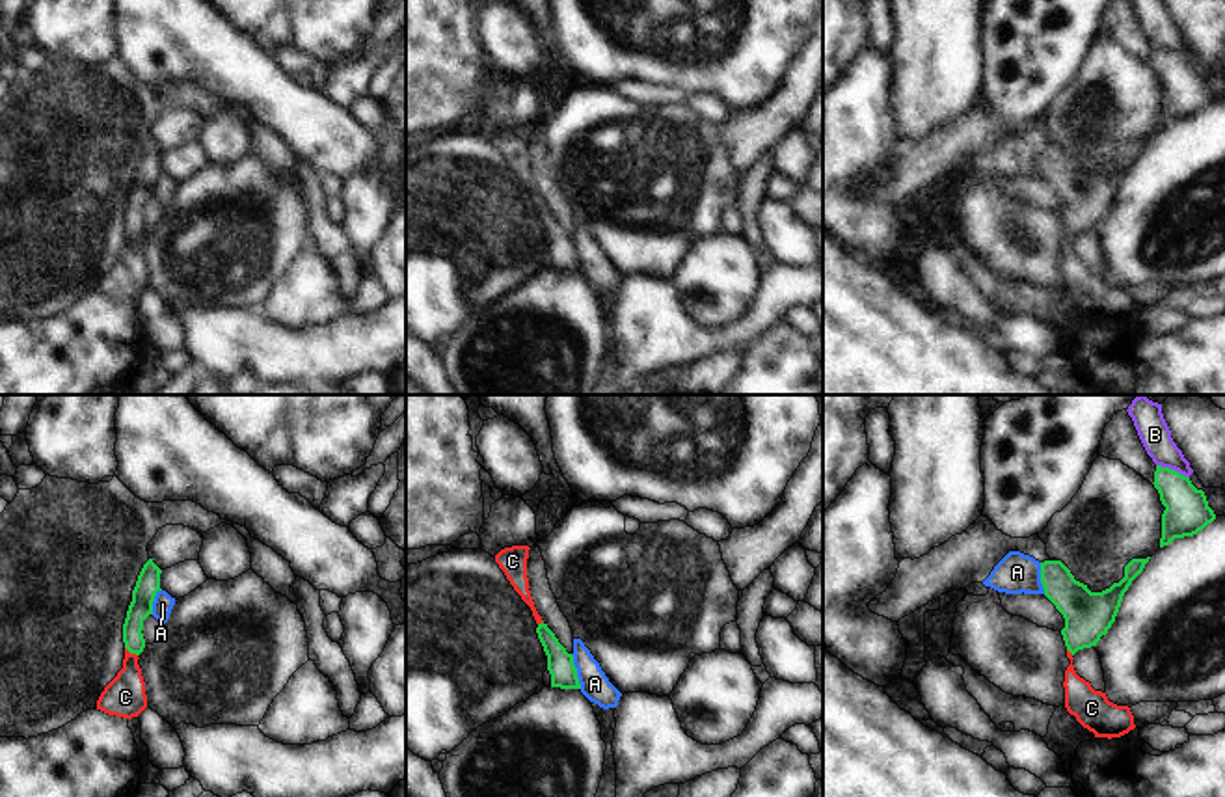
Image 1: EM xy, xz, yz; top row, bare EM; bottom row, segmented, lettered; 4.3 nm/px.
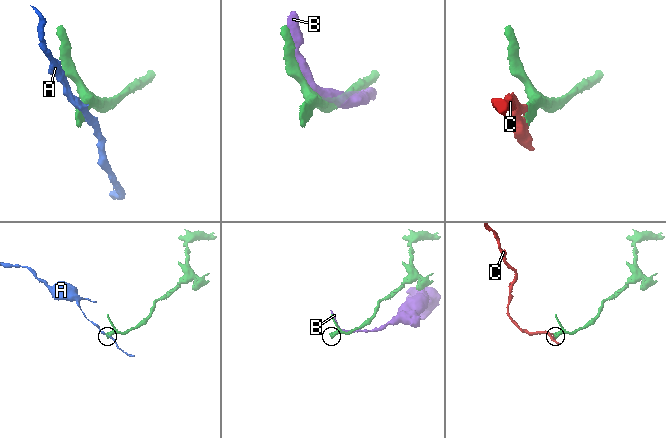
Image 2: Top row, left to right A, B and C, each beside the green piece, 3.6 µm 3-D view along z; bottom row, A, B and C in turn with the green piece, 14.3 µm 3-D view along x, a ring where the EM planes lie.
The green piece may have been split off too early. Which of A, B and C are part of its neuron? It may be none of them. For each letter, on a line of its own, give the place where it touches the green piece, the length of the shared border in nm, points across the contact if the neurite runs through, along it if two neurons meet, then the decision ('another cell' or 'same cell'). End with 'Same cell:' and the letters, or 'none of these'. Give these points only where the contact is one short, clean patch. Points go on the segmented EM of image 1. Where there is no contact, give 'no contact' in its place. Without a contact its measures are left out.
A: xz (576, 671) | 160 nm | along xz (570, 654), (581, 688) | another cell
B: yz (1173, 470) | 160 nm | another cell
C: xy (131, 652) | 70 nm | across xy (140, 607), (134, 617), (131, 652), (125, 697) | same cell
Same cell: C

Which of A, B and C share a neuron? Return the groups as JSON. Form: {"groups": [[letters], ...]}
{"groups": [["A"], ["B"], ["C"]]}

